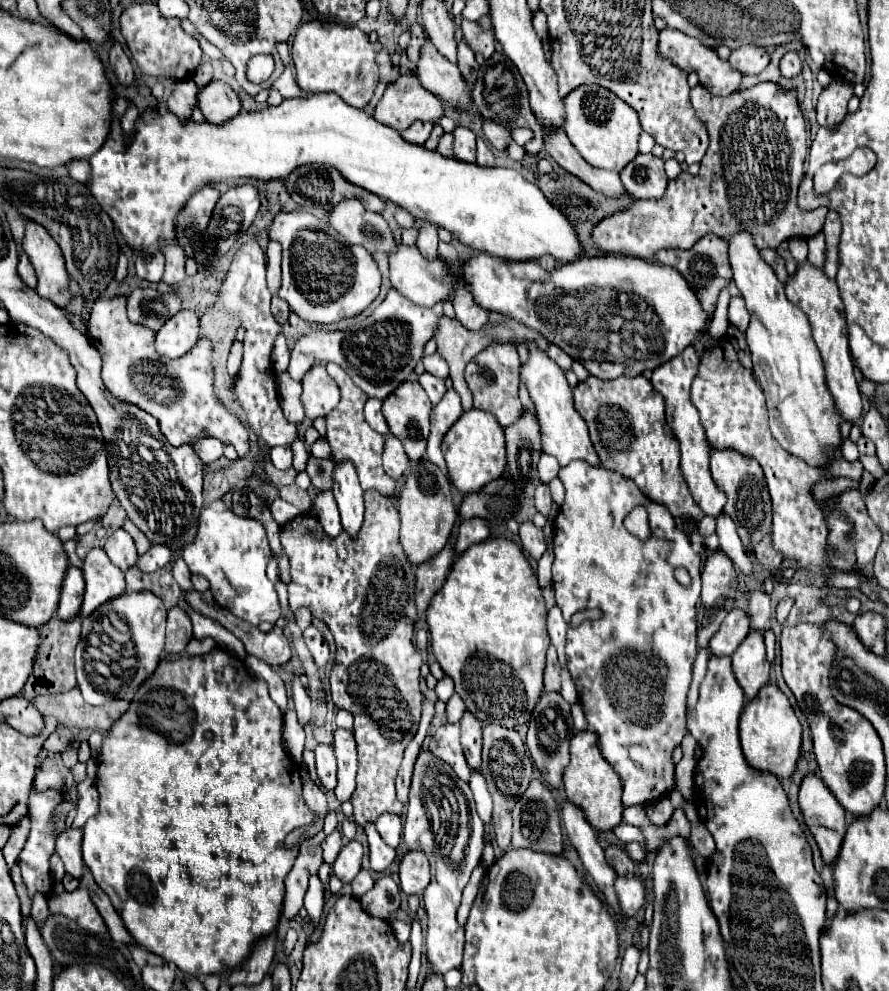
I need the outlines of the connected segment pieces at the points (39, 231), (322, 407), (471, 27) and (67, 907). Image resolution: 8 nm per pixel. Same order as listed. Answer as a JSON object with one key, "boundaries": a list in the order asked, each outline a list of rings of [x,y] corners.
{"boundaries":[[[[26,221],[22,251],[28,255],[32,267],[36,269],[38,295],[50,299],[58,307],[66,307],[72,297],[68,291],[70,277],[64,267],[60,245],[50,237],[46,227],[38,225],[36,221]]],[[[314,365],[302,379],[302,405],[308,419],[328,415],[340,401],[340,391],[334,379],[322,365]]],[[[462,19],[460,29],[462,29],[462,35],[464,35],[464,41],[472,47],[474,53],[482,53],[484,59],[492,57],[492,53],[494,53],[494,41],[492,41],[490,33],[480,29],[478,21]]],[[[76,889],[72,893],[56,895],[48,901],[48,907],[52,913],[64,913],[72,921],[76,921],[82,929],[92,933],[106,933],[106,923],[102,921],[98,909],[90,901],[90,895],[86,889]]]]}

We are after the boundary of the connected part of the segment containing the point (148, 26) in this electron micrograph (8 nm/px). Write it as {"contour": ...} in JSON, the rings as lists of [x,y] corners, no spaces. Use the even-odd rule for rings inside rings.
{"contour":[[[134,3],[126,7],[120,17],[120,31],[126,39],[132,59],[148,77],[184,81],[190,79],[196,67],[200,65],[202,49],[198,41],[182,29],[180,19],[164,17],[156,3]]]}

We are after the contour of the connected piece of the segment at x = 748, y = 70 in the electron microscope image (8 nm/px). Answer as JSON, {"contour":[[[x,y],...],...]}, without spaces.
{"contour":[[[742,45],[738,49],[732,51],[728,63],[738,69],[742,75],[758,75],[766,65],[768,65],[770,57],[766,53],[766,49],[754,47],[754,45]]]}

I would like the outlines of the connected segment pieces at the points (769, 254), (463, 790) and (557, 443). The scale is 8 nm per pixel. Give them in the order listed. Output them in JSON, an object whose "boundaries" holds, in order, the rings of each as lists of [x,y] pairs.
{"boundaries":[[[[762,249],[760,253],[762,253],[762,259],[776,271],[778,279],[786,285],[788,279],[790,279],[790,275],[788,275],[788,271],[786,271],[786,261],[784,261],[774,249]]],[[[422,747],[422,753],[418,753],[418,761],[414,765],[402,839],[410,851],[424,851],[430,857],[434,869],[434,887],[426,887],[422,895],[424,909],[428,913],[426,957],[432,963],[434,973],[446,973],[462,965],[464,929],[456,923],[456,909],[460,905],[462,889],[466,887],[472,869],[482,857],[482,837],[484,823],[476,811],[470,785],[458,779],[446,761],[434,757],[434,753]]],[[[534,343],[528,345],[528,361],[520,365],[520,381],[526,385],[530,399],[538,409],[542,451],[554,455],[562,467],[574,459],[584,459],[592,465],[600,465],[598,455],[588,437],[588,427],[574,409],[572,387],[568,385],[562,369],[558,369],[558,365],[554,365],[554,361],[550,361],[550,357],[544,351],[538,351]]]]}

